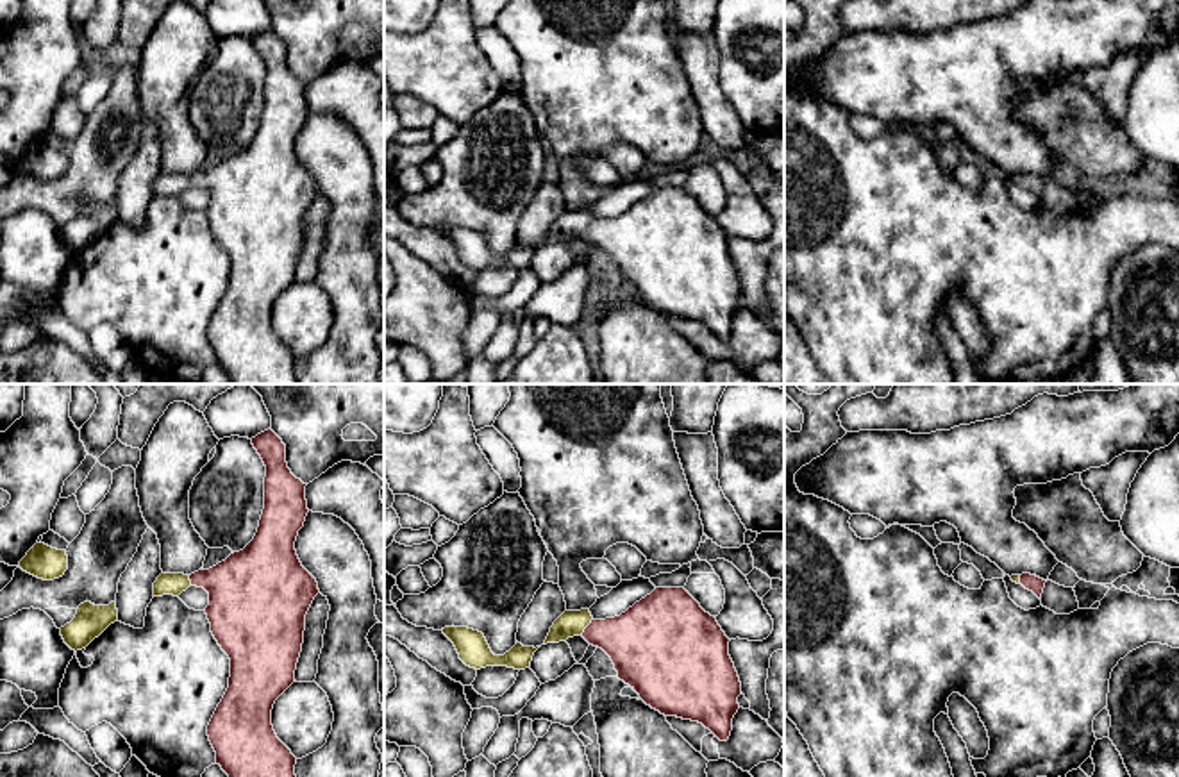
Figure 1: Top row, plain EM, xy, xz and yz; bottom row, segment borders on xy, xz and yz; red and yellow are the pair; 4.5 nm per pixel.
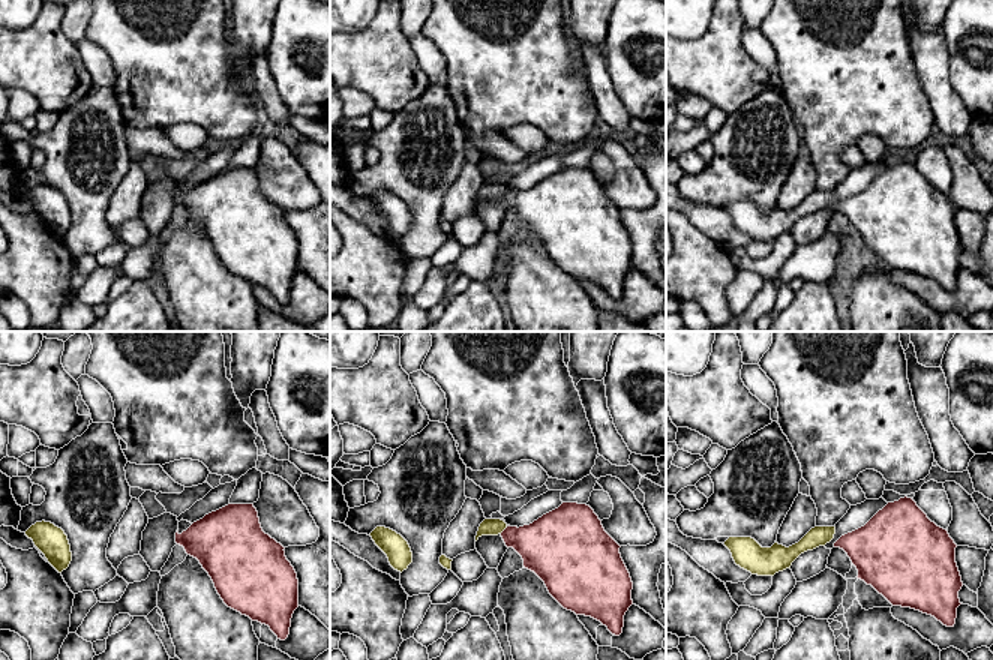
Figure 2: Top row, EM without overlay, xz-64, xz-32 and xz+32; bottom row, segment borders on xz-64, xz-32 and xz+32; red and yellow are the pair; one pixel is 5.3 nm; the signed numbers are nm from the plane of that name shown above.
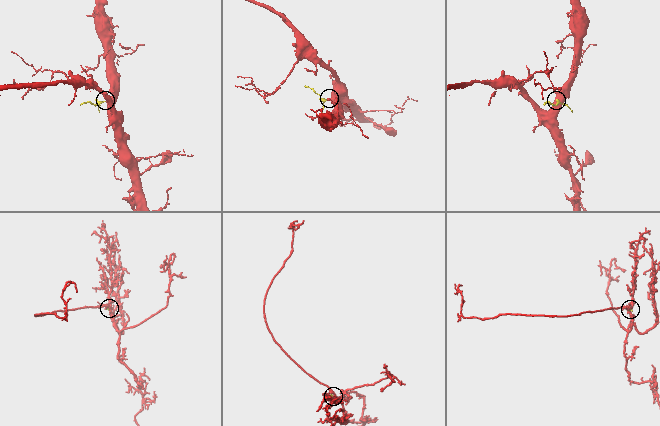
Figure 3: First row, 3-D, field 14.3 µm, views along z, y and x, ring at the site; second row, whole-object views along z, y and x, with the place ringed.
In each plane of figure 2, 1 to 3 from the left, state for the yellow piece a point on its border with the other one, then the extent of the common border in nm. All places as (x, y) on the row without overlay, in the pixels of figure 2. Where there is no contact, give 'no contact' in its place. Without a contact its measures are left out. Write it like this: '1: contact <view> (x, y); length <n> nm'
1: no contact
2: contact xz-32 (504, 194); length 60 nm
3: no contact

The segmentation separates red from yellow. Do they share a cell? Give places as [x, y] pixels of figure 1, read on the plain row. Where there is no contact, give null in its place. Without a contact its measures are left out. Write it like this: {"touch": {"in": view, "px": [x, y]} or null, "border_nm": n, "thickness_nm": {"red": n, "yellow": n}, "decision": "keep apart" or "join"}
{"touch": {"in": "xz", "px": [586, 227]}, "border_nm": 90, "thickness_nm": {"red": 300, "yellow": 120}, "decision": "join"}

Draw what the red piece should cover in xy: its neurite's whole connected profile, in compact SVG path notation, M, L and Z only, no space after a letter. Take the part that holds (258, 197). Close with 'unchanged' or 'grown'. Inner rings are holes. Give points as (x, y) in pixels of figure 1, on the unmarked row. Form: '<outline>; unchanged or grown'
M272 29L252 38L252 45L266 66L264 109L254 139L209 170L202 168L191 175L161 173L154 182L154 196L179 196L189 186L209 193L205 214L214 239L230 259L230 277L207 325L207 336L216 352L216 364L229 375L230 384L298 384L297 357L277 338L272 309L297 282L305 214L320 193L316 179L302 166L295 150L298 130L309 113L307 84L288 68L286 45Z; grown

